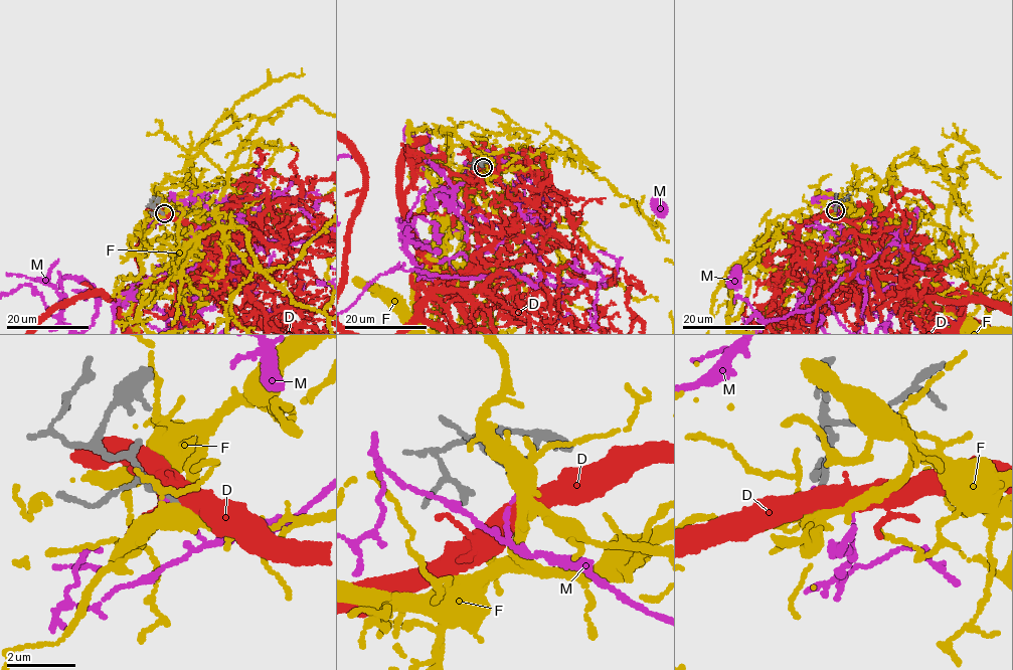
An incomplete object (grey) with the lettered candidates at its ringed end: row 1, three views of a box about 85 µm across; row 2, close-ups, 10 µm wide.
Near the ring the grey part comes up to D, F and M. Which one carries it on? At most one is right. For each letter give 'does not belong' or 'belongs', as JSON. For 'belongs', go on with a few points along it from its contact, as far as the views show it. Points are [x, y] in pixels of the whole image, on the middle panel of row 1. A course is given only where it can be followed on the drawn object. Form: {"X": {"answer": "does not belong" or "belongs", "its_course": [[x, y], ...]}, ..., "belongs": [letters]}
{"D": {"answer": "does not belong"}, "F": {"answer": "does not belong"}, "M": {"answer": "does not belong"}, "belongs": []}

